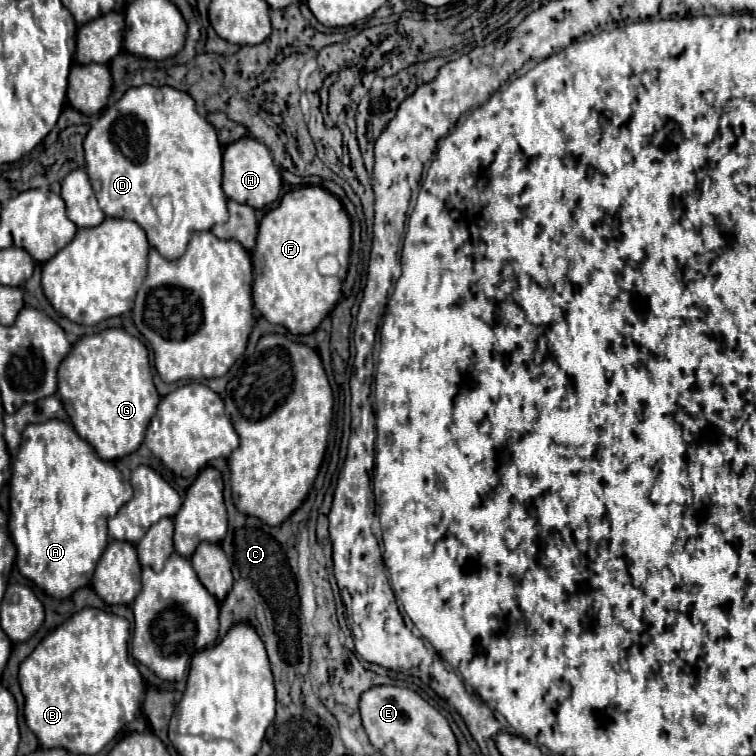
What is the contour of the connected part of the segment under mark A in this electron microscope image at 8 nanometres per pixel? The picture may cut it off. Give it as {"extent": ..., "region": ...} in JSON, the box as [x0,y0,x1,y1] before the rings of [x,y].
{"extent":[9,420,133,598],"region":[[[49,420],[41,424],[29,424],[23,430],[23,442],[13,460],[11,476],[11,514],[9,514],[9,534],[17,548],[15,564],[19,572],[35,582],[53,598],[69,598],[77,588],[91,584],[95,564],[107,546],[107,520],[113,516],[127,500],[131,500],[133,490],[123,480],[121,472],[113,462],[101,460],[91,444],[87,444],[71,424],[61,420]]]}

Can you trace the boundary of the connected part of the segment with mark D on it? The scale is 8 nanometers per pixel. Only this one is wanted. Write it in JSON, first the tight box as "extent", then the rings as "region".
{"extent":[85,86,229,260],"region":[[[139,86],[139,88],[129,88],[121,100],[117,100],[113,106],[109,106],[101,118],[91,126],[87,138],[85,138],[85,170],[91,178],[91,184],[93,184],[93,190],[97,194],[97,200],[99,200],[99,206],[101,210],[111,216],[111,218],[123,218],[123,220],[133,220],[137,222],[145,234],[147,234],[147,240],[149,244],[161,254],[165,256],[167,260],[177,260],[179,256],[183,256],[185,248],[187,248],[187,238],[193,234],[193,232],[207,232],[211,230],[215,224],[223,224],[229,214],[227,214],[227,196],[223,194],[221,190],[221,146],[219,146],[219,140],[217,140],[217,134],[213,130],[213,126],[197,112],[195,108],[195,100],[185,94],[185,92],[179,92],[171,86],[161,86],[161,88],[155,88],[155,86]]]}

